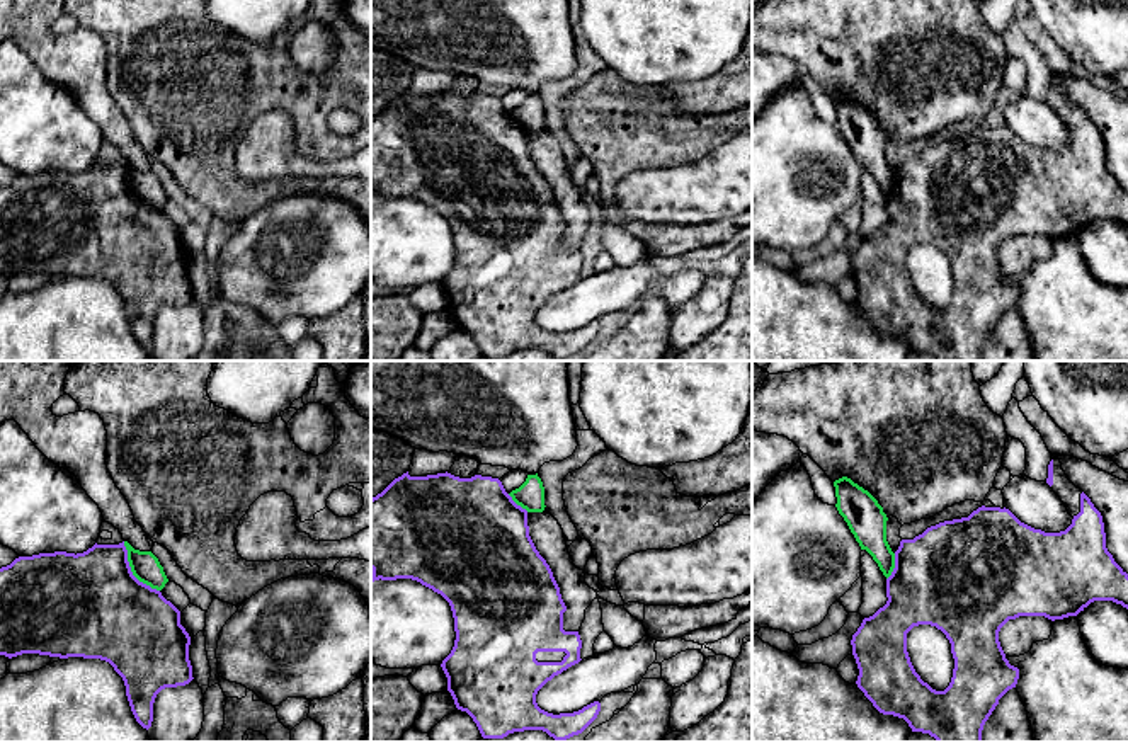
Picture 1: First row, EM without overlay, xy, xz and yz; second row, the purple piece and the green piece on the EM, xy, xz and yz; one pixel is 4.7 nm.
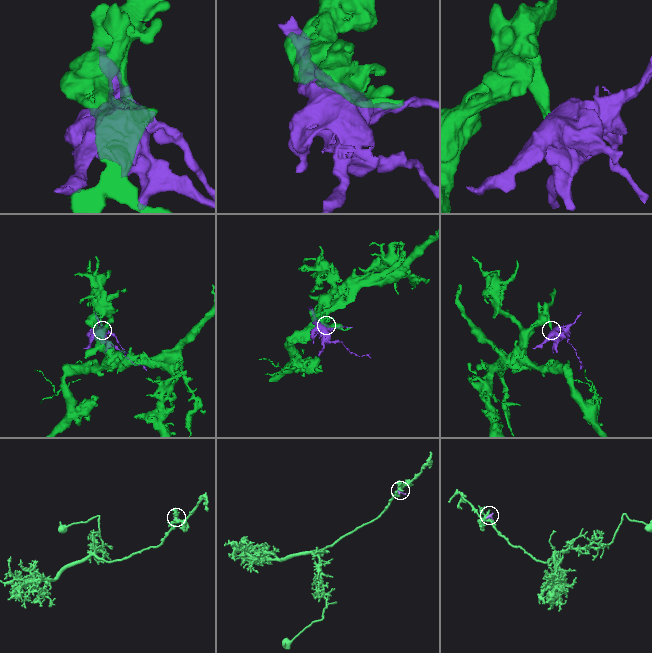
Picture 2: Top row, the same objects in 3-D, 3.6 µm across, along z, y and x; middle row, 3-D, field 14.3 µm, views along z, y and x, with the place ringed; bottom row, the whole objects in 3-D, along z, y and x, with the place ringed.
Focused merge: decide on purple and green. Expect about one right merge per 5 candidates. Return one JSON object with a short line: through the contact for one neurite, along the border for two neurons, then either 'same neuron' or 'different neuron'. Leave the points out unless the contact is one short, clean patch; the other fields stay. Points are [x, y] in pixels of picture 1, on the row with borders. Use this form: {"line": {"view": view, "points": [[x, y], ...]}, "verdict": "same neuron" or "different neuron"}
{"line": {"view": "xy", "points": [[123, 542], [128, 552], [130, 570], [159, 591]]}, "verdict": "different neuron"}

